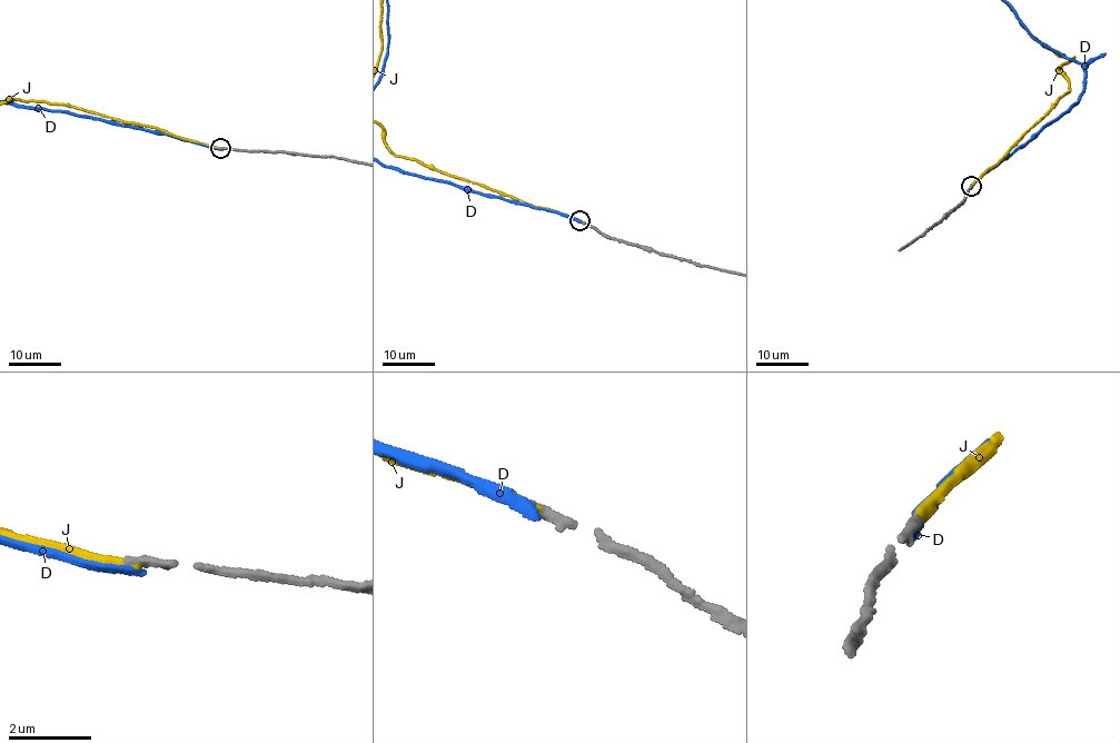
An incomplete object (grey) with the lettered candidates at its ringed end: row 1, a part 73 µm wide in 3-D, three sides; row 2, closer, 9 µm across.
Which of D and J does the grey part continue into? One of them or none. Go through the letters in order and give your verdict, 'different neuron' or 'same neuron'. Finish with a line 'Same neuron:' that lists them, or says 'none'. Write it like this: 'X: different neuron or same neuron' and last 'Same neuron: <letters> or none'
D: different neuron
J: same neuron
Same neuron: J

